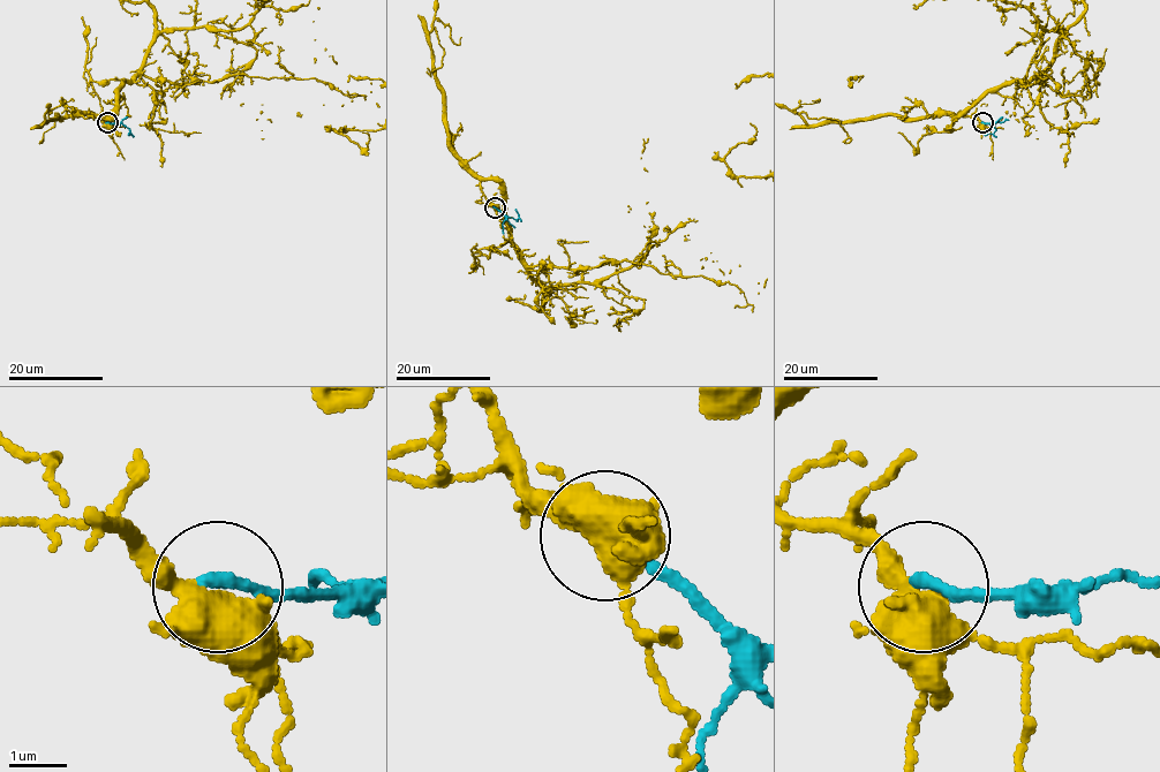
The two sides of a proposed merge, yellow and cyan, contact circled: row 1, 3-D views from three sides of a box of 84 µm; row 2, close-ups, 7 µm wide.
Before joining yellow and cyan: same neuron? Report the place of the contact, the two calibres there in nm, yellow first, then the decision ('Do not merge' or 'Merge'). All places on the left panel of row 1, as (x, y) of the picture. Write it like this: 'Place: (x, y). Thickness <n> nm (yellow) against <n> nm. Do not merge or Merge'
Place: (107, 122). Thickness 500 nm (yellow) against 220 nm. Merge

